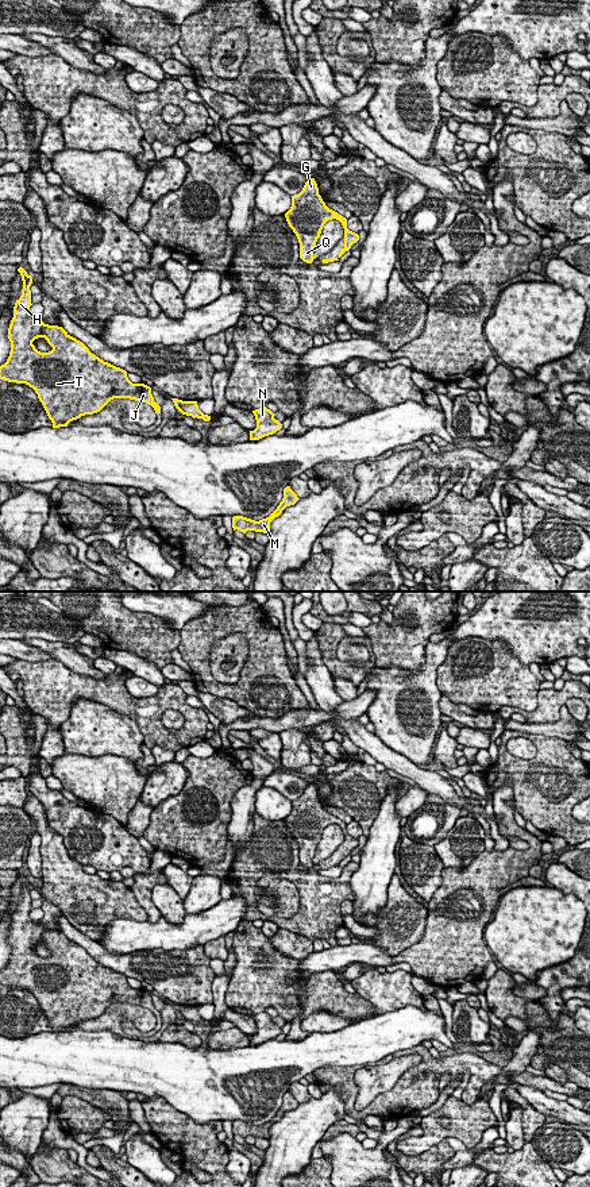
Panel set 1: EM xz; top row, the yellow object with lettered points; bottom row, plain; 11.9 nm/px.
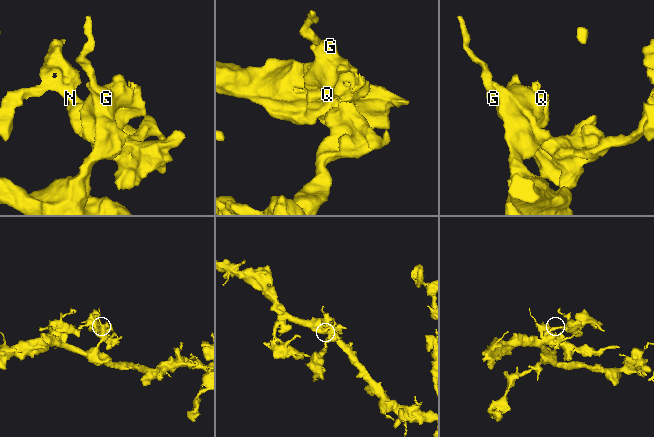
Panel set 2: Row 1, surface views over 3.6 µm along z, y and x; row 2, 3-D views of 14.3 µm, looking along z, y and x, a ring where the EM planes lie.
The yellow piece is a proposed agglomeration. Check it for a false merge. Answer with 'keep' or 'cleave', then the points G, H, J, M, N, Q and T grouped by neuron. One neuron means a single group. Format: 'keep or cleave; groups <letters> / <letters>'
cleave; groups G H J Q T / M N

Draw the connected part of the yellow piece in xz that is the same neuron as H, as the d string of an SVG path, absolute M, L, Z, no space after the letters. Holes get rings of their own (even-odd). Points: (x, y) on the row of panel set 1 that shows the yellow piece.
M23 267L18 271L23 289L14 307L8 328L11 352L0 366L0 379L32 388L53 428L68 427L81 416L97 413L113 398L142 401L161 413L150 386L132 384L126 370L92 354L62 327L45 324L32 315L32 277ZM38 338L45 338L53 350L38 351L32 344Z

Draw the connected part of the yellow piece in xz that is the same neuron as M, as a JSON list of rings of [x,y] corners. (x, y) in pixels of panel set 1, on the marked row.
[[[286,486],[284,489],[284,498],[277,506],[277,509],[266,519],[262,519],[259,521],[243,517],[243,516],[234,516],[232,517],[232,528],[234,531],[238,529],[243,533],[247,531],[255,531],[255,532],[263,532],[263,533],[270,533],[270,523],[278,517],[282,510],[286,506],[294,505],[300,498],[297,494],[290,489],[290,486]]]

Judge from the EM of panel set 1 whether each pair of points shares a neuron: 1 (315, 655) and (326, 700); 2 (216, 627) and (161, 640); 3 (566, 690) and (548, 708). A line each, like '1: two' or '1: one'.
1: one
2: two
3: one

